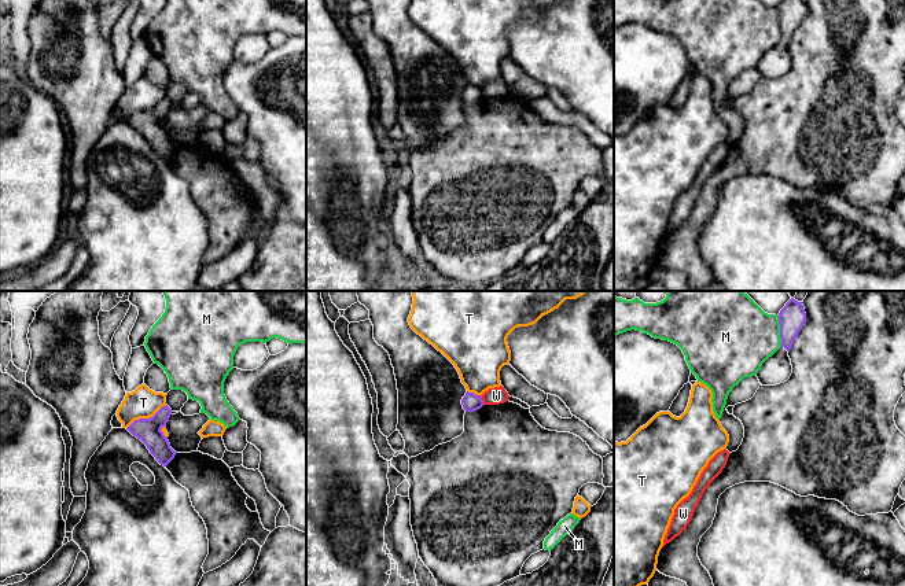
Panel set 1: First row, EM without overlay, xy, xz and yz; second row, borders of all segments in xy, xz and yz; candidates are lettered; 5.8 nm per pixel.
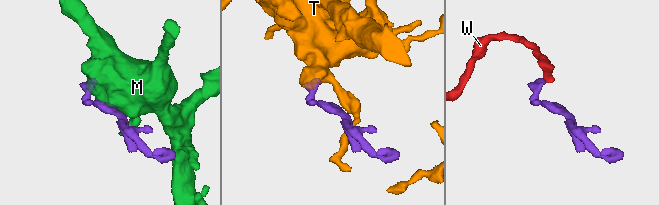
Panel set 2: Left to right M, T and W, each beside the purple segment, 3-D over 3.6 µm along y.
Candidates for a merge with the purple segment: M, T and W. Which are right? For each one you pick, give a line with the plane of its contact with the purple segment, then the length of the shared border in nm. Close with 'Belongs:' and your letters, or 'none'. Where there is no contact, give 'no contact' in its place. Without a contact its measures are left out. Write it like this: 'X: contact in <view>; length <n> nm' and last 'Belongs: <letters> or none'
Belongs: none

